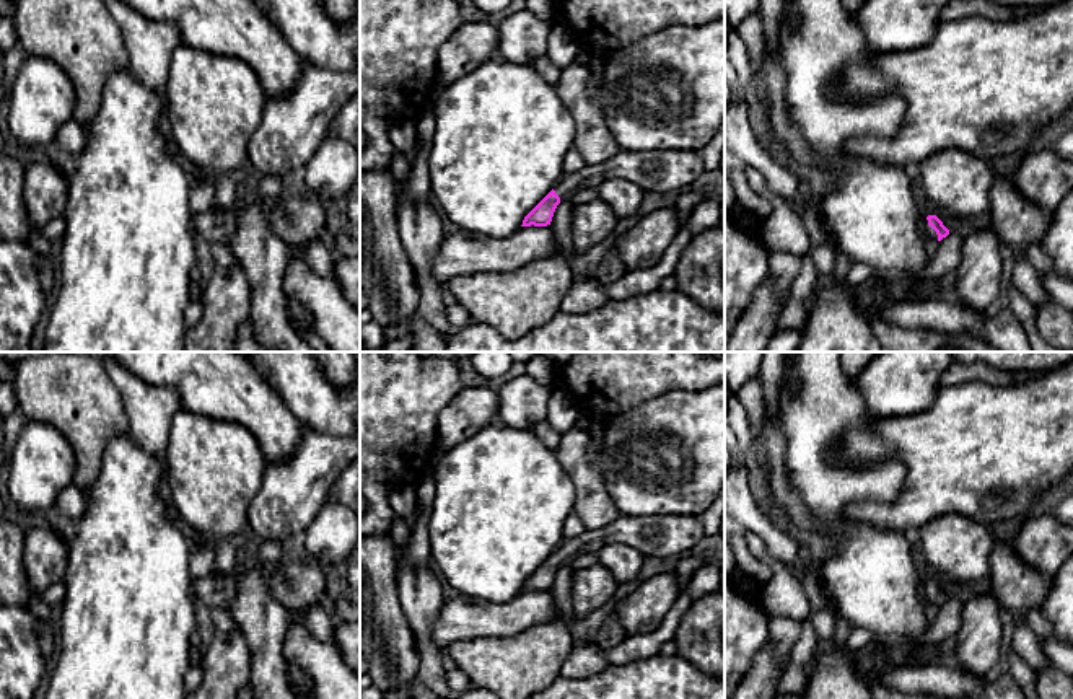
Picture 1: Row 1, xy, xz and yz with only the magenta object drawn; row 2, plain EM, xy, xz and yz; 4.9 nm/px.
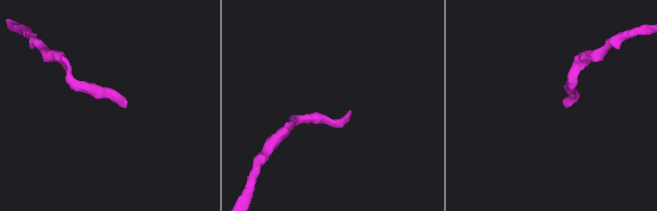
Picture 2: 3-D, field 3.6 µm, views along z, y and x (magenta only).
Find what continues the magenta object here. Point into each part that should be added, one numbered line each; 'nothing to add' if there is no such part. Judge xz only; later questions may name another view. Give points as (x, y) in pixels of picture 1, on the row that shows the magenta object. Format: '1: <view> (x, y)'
1: xz (655, 170)

